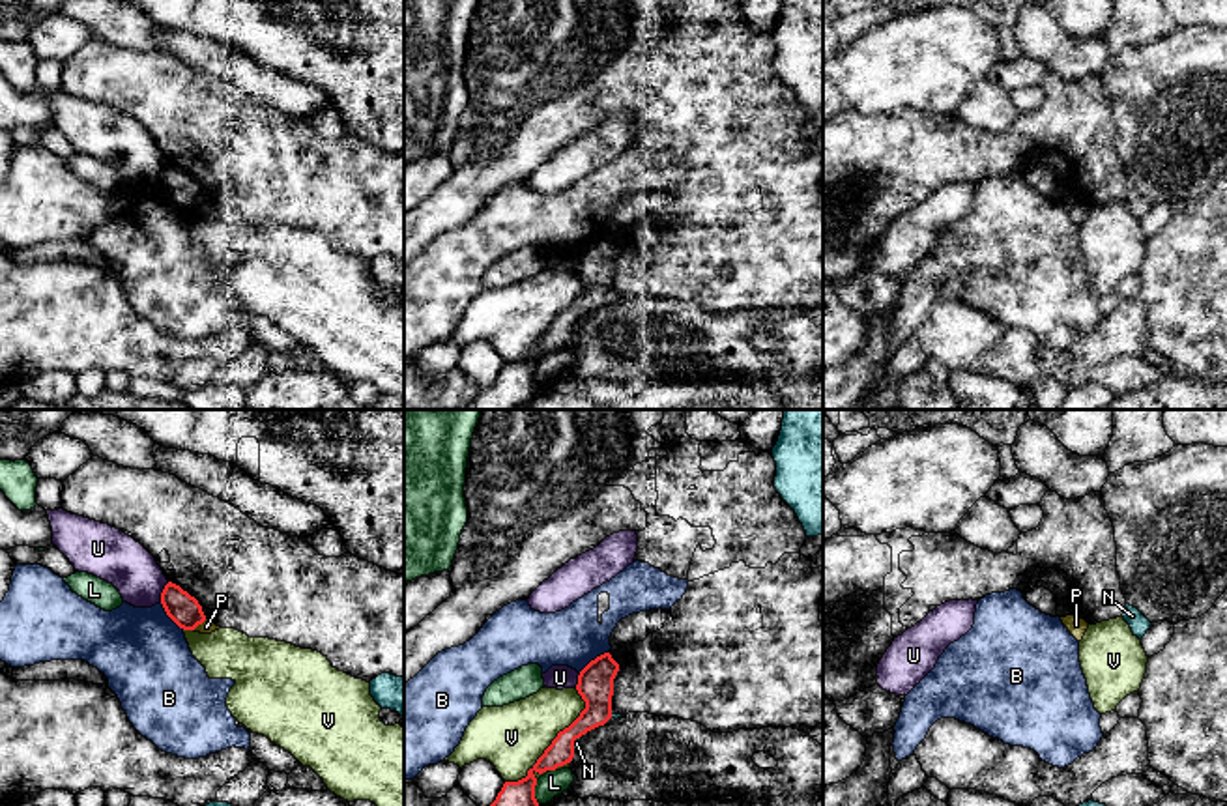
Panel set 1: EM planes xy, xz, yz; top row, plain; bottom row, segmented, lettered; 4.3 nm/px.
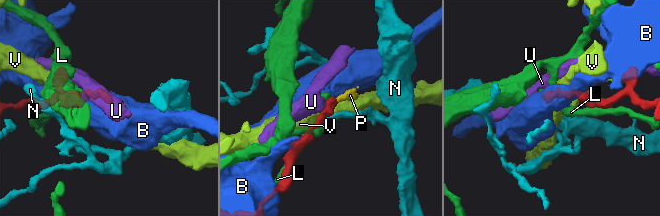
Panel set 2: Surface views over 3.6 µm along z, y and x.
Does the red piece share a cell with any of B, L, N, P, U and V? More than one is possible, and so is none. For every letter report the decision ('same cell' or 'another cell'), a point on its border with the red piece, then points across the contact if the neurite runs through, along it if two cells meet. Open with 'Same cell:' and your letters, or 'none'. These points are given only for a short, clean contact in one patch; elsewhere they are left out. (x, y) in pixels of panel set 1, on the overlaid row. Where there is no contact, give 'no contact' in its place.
Same cell: none
B: another cell | xz (595, 659)
L: another cell | xz (534, 791)
N: another cell | xz (573, 743)
P: another cell | xy (199, 623)
U: another cell | xy (163, 591)
V: another cell | xz (552, 741)

